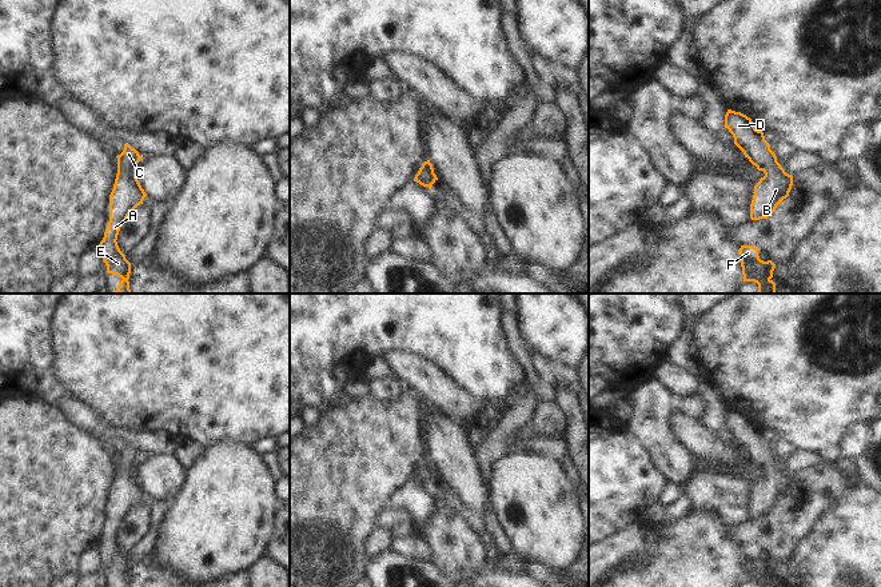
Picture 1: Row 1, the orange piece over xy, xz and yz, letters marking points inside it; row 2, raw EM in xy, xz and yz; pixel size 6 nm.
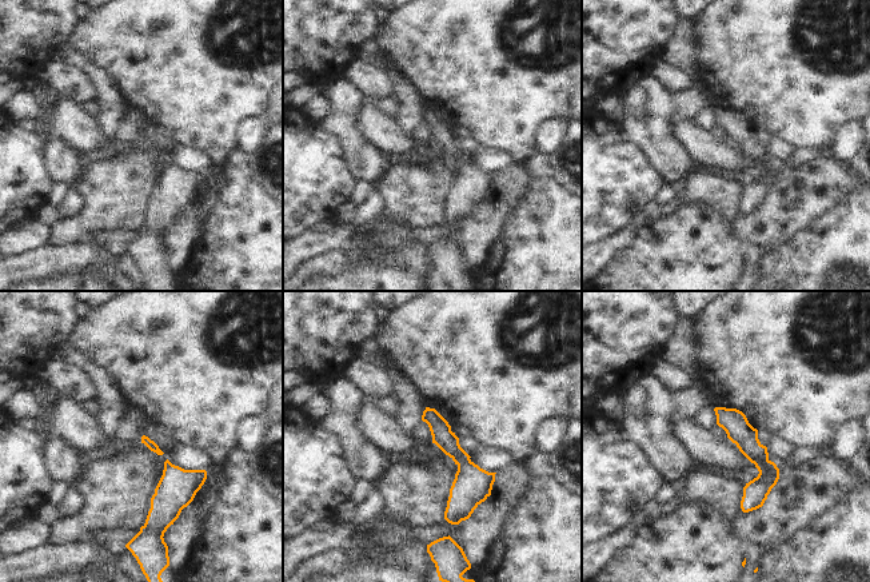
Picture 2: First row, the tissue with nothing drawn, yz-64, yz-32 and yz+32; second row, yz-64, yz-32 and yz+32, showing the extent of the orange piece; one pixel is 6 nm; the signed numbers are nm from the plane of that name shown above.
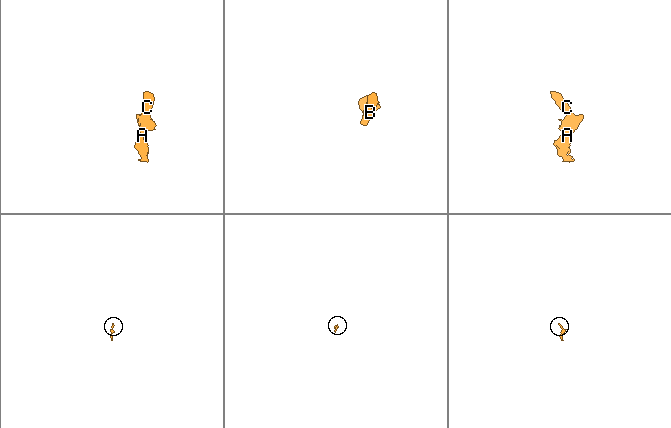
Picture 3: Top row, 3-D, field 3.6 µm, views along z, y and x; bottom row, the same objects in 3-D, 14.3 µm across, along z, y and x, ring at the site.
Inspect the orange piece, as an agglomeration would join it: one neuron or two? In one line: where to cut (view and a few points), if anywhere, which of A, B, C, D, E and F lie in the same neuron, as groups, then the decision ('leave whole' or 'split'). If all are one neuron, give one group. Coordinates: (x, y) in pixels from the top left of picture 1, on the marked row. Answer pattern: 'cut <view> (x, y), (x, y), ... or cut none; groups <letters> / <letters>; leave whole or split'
cut none; groups A B C D E F; leave whole

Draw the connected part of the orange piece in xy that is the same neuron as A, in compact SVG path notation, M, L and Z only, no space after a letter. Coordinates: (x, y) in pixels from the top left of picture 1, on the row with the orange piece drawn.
M125 143L123 152L116 157L117 173L113 189L109 195L109 221L99 248L107 265L107 272L117 275L123 279L119 283L117 289L112 291L111 294L131 294L128 281L131 273L131 263L120 251L116 240L121 224L137 205L143 204L147 193L136 177L136 164L141 159L139 152L128 143Z

